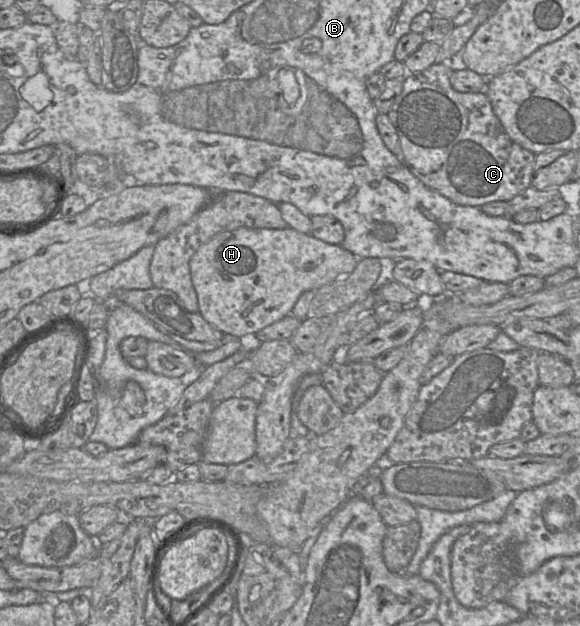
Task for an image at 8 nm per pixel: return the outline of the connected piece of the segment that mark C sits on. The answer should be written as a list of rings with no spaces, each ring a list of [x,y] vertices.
[[[441,62],[434,63],[421,72],[407,73],[403,78],[402,92],[388,112],[388,117],[395,127],[400,140],[403,163],[426,186],[437,191],[457,205],[481,207],[492,201],[510,201],[531,186],[531,175],[536,154],[523,148],[508,136],[499,119],[493,112],[491,103],[485,92],[458,92],[453,89],[450,83],[452,73],[453,70]]]

